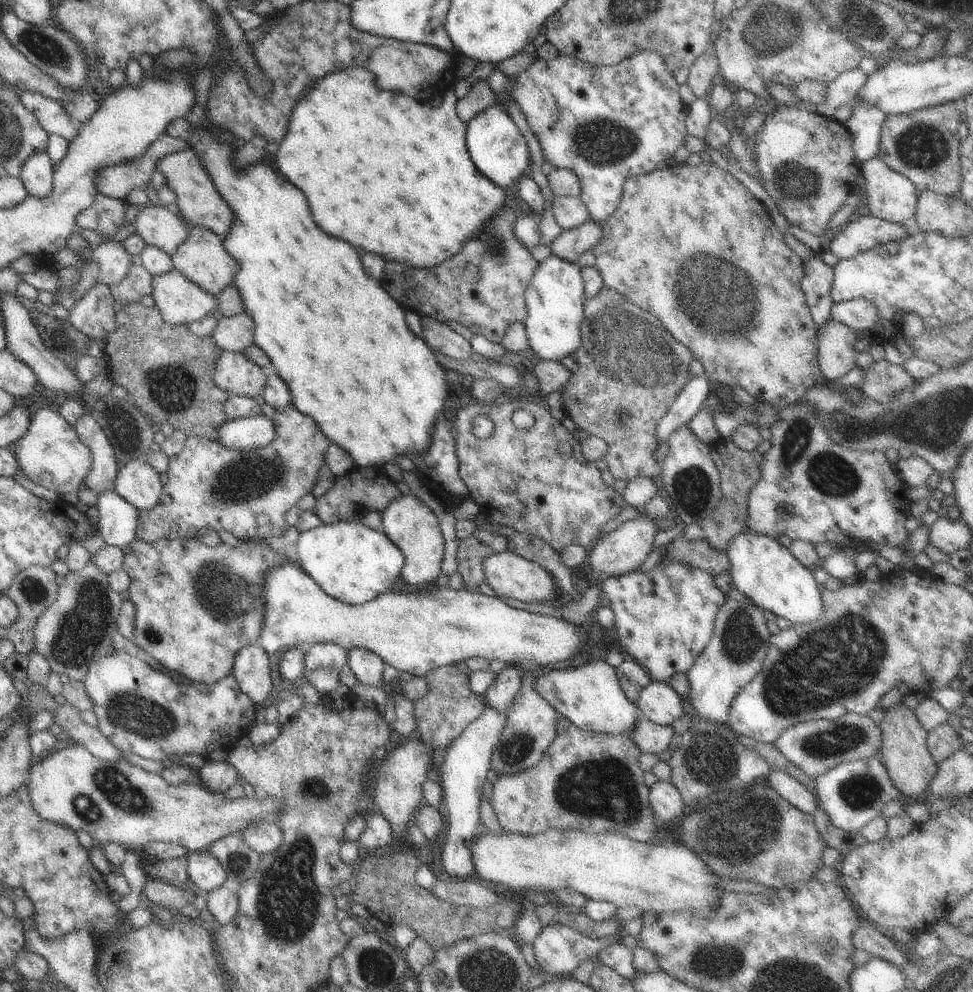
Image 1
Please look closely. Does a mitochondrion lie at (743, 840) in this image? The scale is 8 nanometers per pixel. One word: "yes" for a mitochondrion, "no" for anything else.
yes

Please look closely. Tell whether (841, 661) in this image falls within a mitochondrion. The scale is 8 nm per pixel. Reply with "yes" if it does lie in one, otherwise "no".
yes

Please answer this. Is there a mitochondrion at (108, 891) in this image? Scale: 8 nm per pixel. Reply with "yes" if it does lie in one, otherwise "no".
no

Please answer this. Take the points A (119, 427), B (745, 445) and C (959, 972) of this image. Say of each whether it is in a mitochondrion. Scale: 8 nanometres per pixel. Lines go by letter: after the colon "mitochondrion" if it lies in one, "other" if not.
A: mitochondrion
B: other
C: other

